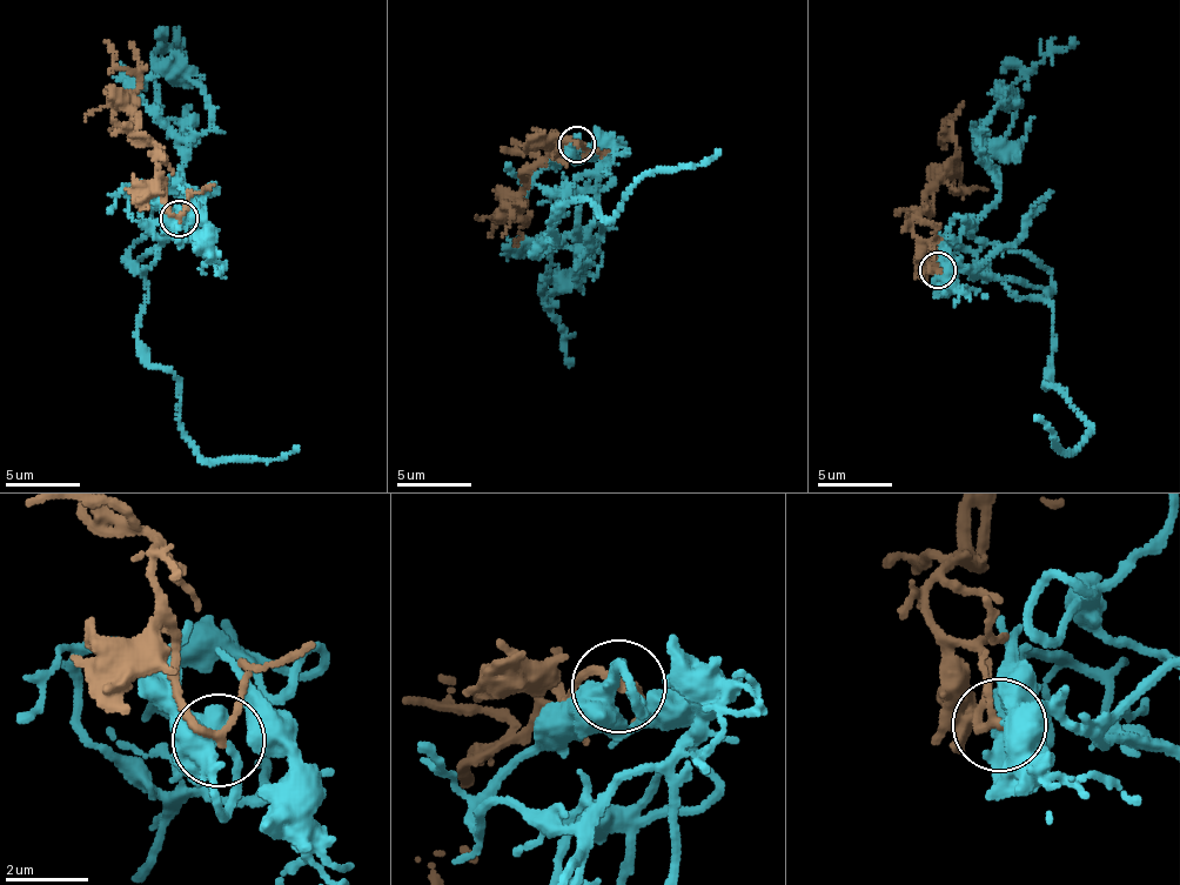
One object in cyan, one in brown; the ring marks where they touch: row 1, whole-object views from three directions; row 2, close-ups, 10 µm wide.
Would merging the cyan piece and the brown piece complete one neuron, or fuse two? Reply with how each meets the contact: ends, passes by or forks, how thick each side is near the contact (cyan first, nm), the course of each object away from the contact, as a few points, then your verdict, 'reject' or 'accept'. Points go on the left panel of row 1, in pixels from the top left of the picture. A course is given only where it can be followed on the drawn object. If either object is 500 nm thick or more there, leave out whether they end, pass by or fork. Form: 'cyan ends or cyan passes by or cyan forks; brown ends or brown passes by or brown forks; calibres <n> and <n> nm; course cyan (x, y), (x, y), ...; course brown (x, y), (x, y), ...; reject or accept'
calibres 500 and 170 nm; course cyan (176, 218), (203, 233), (173, 237), (146, 274), (138, 347), (171, 373), (194, 454), (270, 461), (299, 447); course brown (180, 218), (166, 205), (155, 146), (136, 131), (134, 74), (113, 62), (113, 48), (105, 42); accept

